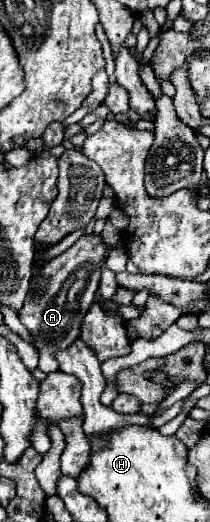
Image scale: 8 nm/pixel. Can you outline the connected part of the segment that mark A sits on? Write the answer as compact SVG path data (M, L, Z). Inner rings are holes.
M96 233L82 235L68 251L64 251L62 255L54 257L52 261L48 261L44 265L42 273L50 277L50 283L48 283L48 289L44 291L44 295L26 297L24 307L20 309L18 315L20 315L20 321L24 323L24 327L36 339L36 347L40 353L38 367L44 373L58 371L58 361L54 359L54 353L58 349L66 349L68 345L74 343L74 339L80 337L80 325L82 325L82 319L84 319L88 307L96 299L100 271L102 271L102 263L106 259L108 251L110 251L110 247L104 243L102 235L96 235Z

